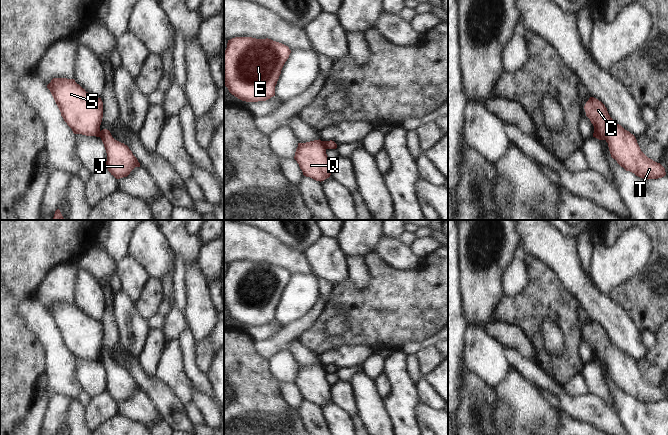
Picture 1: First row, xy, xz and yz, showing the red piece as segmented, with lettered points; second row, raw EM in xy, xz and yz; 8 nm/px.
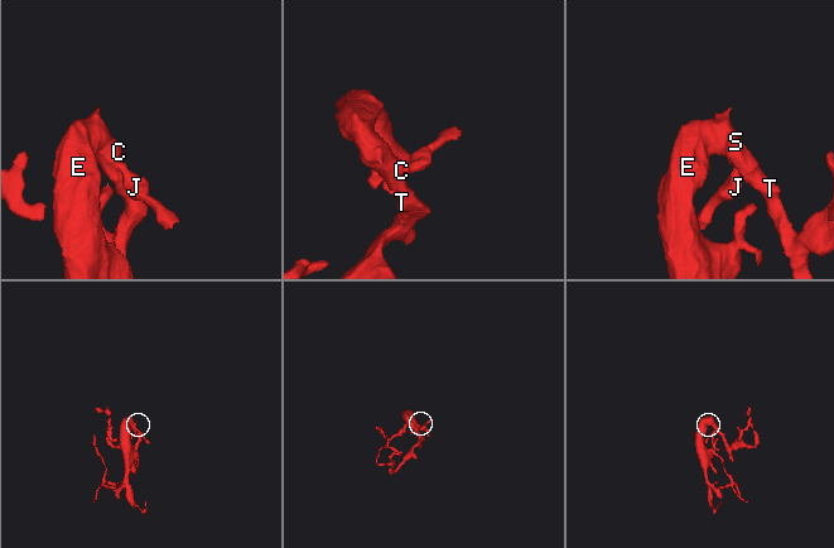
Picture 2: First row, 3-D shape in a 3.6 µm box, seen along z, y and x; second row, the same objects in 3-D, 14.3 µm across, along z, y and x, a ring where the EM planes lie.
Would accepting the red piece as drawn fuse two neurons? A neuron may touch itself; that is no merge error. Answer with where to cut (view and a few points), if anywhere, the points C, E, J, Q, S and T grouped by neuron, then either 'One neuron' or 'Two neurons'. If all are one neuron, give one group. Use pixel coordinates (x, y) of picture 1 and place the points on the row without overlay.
Split along xz (322, 365), (325, 373). Groups: C E Q S T / J. Two neurons.

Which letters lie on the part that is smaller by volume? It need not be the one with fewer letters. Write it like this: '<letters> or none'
J

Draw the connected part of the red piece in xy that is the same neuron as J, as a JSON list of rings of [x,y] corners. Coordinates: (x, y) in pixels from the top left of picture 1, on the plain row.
[[[101,354],[99,361],[107,377],[106,392],[116,403],[127,401],[135,391],[140,391],[129,371],[115,364],[109,354]]]

